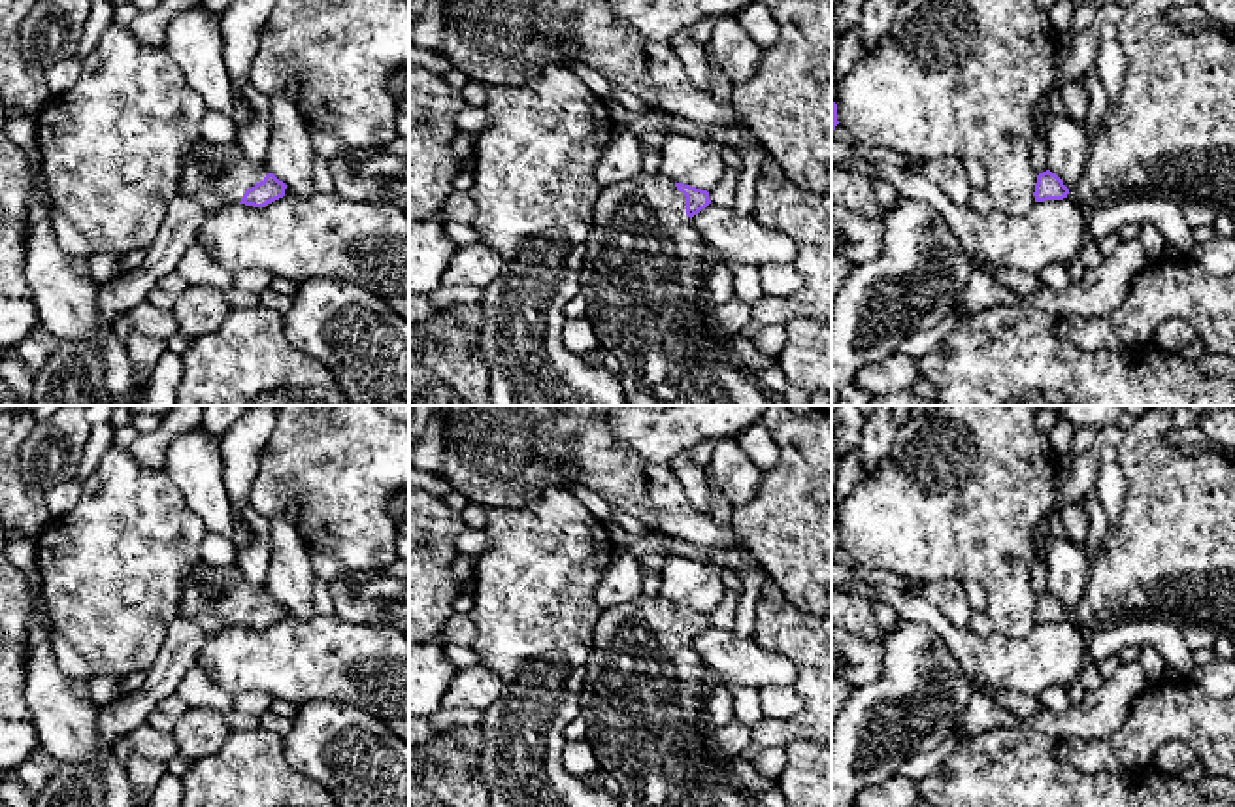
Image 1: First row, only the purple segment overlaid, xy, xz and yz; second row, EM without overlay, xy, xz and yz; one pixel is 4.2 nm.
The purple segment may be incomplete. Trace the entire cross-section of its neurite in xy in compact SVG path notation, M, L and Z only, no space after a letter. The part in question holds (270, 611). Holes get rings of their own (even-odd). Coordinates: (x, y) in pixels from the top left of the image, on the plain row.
M200 560L183 579L179 615L196 622L200 635L226 626L266 630L283 620L285 611L266 586L251 585L238 564L213 568Z

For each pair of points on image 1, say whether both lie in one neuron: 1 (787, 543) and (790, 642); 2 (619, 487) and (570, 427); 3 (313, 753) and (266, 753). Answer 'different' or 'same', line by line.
1: different
2: same
3: different

